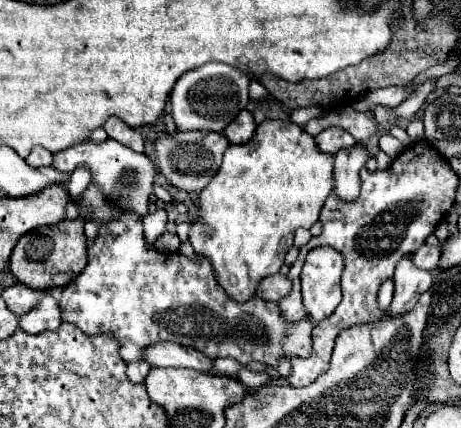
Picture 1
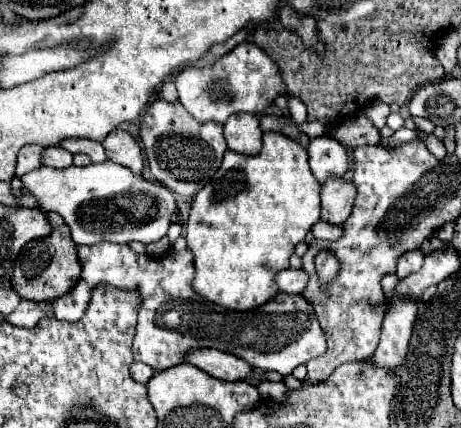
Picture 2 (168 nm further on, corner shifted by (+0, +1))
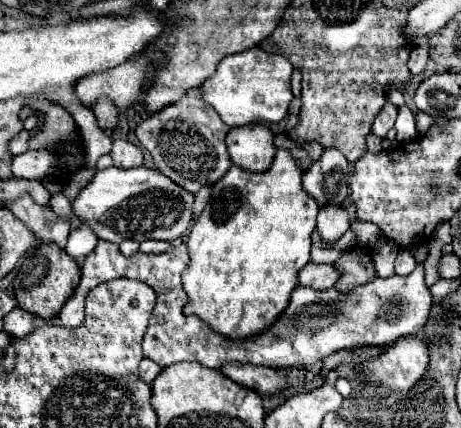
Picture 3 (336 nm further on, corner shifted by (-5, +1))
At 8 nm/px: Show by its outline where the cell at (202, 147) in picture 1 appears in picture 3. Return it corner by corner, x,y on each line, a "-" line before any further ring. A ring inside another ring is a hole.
184,96
182,100
158,110
156,114
150,114
136,128
136,138
152,154
154,164
164,176
196,194
202,186
218,182
232,166
224,144
228,130
230,128
222,124
222,118
214,112
214,108
194,96

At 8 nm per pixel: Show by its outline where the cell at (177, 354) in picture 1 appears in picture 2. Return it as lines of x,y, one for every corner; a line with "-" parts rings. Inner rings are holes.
201,348
201,350
189,352
187,362
205,370
213,378
221,378
221,380
229,380
229,382
247,380
253,374
253,366
245,364
245,360
231,356
227,352
221,352
221,350
213,350
213,348
211,350

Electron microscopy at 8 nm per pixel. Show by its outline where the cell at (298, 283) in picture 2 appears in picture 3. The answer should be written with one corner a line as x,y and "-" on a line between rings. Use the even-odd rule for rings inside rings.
306,264
298,272
298,284
300,286
310,286
314,290
332,288
336,280
338,280
338,272
330,264

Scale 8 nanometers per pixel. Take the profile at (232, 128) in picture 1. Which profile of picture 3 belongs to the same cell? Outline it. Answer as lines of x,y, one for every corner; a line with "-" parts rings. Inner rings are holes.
246,124
246,128
230,128
226,146
234,164
250,172
264,172
276,152
272,140
274,134
266,124

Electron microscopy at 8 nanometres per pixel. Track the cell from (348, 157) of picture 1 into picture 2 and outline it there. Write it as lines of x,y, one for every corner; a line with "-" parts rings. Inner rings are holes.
327,180
321,188
321,220
341,226
351,214
355,194
351,182

